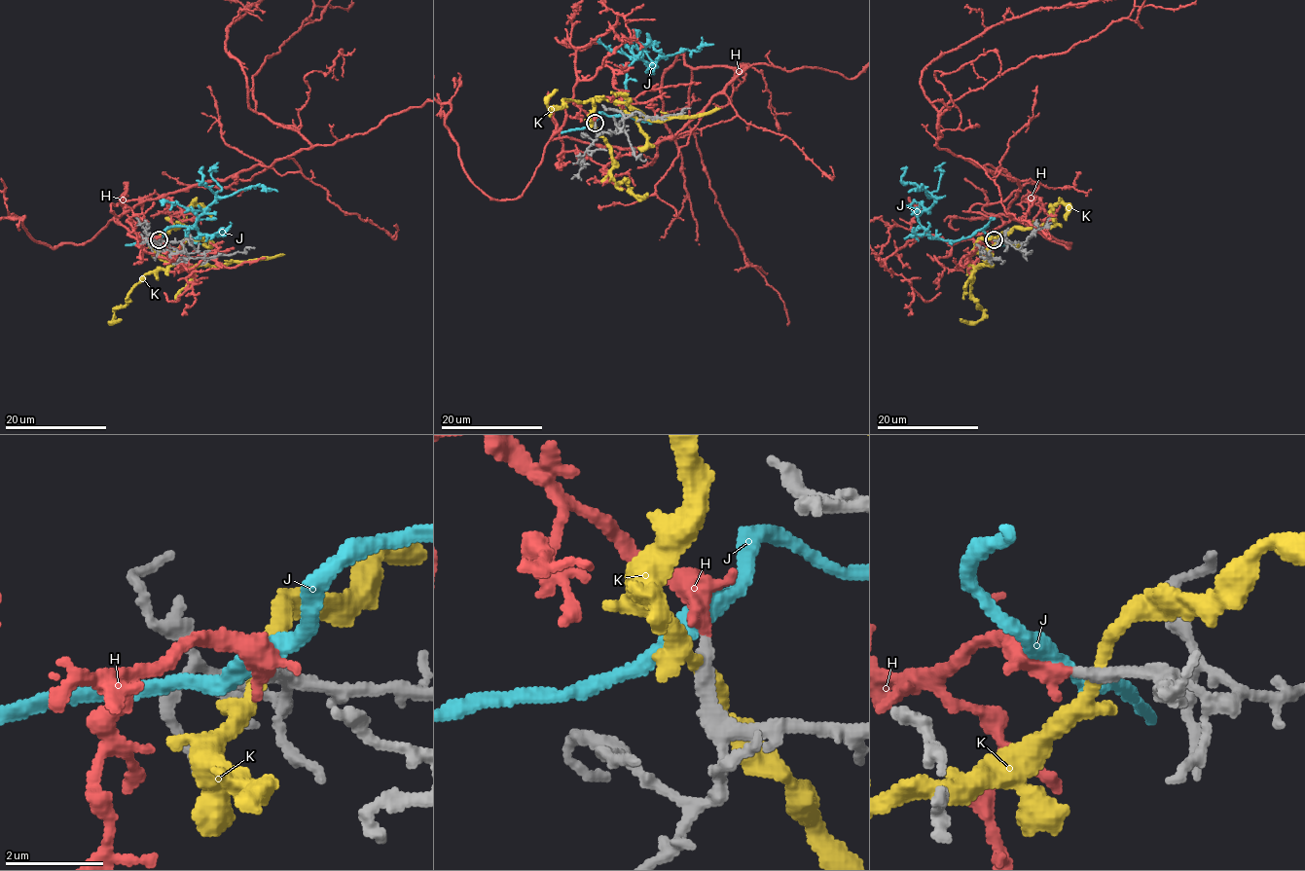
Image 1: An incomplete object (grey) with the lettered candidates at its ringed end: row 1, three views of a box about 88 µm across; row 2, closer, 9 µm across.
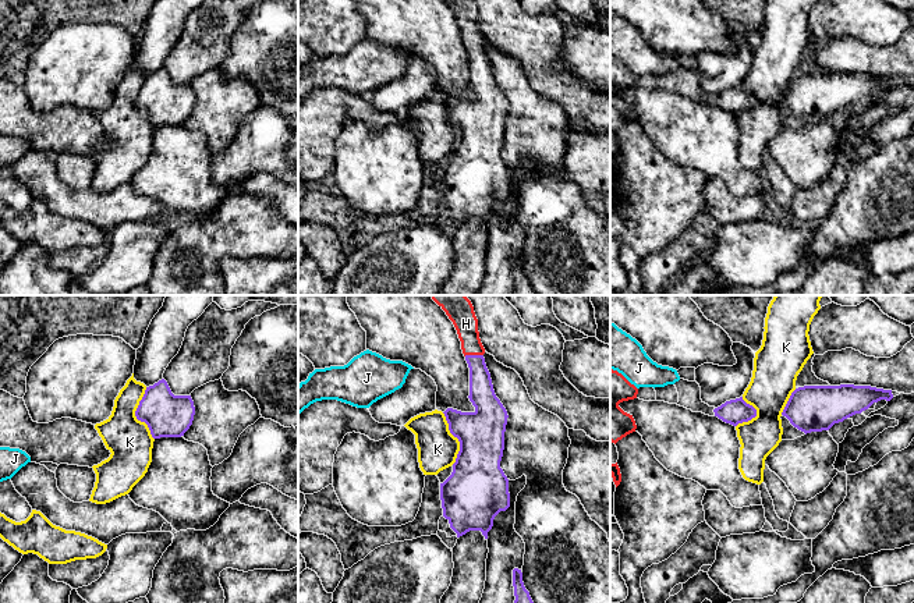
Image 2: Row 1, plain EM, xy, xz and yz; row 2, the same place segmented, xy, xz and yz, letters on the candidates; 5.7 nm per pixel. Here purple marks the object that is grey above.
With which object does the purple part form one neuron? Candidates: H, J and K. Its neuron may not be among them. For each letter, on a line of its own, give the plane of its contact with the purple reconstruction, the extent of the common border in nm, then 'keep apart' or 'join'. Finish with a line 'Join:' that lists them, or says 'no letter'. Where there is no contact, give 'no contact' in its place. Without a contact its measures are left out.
H: meets purple in xz; contact 110 nm long; join
J: no contact; keep apart
K: meets purple in xy; contact 300 nm long; keep apart
Join: H

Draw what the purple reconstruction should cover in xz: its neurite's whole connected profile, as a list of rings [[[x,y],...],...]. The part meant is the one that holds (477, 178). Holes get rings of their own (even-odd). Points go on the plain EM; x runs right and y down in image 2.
[[[446,0],[446,3],[457,18],[461,38],[470,56],[468,86],[475,99],[461,100],[447,96],[443,100],[450,121],[460,130],[460,139],[453,152],[453,160],[440,171],[443,205],[449,209],[457,226],[470,219],[481,219],[485,227],[488,227],[495,205],[510,195],[509,167],[500,156],[509,103],[493,78],[490,61],[483,46],[485,36],[479,26],[475,0]]]

